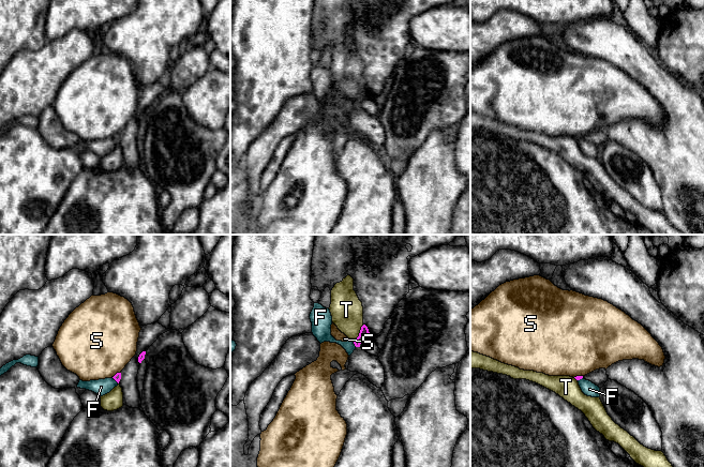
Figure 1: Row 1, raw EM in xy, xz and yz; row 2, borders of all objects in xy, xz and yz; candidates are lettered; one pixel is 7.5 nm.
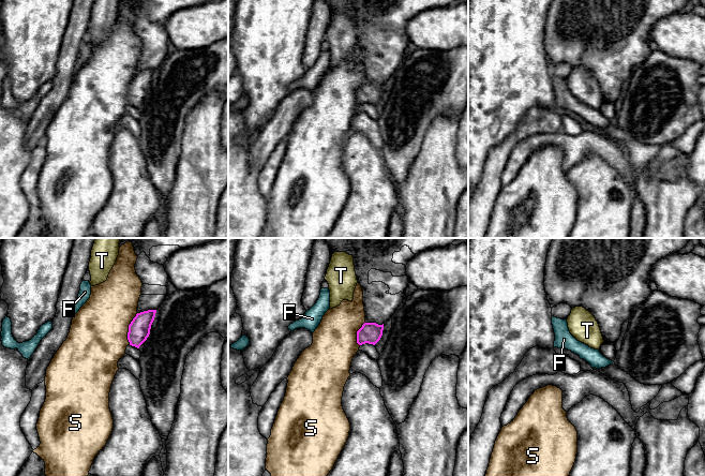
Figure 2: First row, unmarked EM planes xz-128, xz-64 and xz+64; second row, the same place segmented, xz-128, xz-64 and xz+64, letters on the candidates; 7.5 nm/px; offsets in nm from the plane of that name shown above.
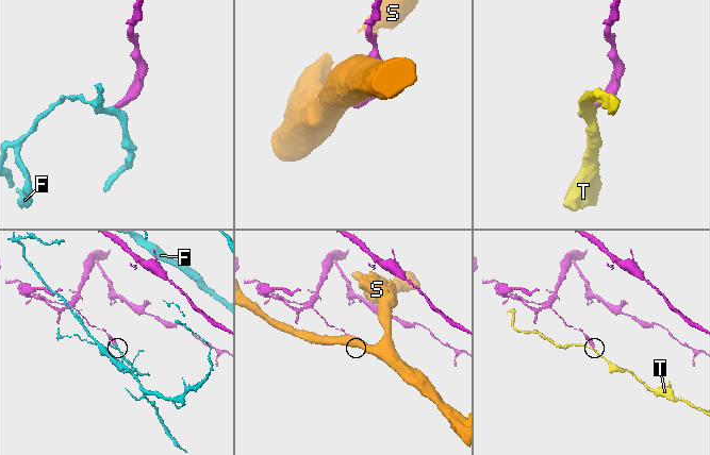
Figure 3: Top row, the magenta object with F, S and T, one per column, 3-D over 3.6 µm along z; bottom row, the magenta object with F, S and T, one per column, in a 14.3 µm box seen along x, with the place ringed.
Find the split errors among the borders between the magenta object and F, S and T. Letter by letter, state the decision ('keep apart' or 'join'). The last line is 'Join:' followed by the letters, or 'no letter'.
F: keep apart
S: keep apart
T: keep apart
Join: no letter

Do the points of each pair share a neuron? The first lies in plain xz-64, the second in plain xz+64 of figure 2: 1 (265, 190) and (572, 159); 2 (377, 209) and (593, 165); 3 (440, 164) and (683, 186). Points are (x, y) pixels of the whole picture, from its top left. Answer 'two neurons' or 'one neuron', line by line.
1: one neuron
2: one neuron
3: one neuron

